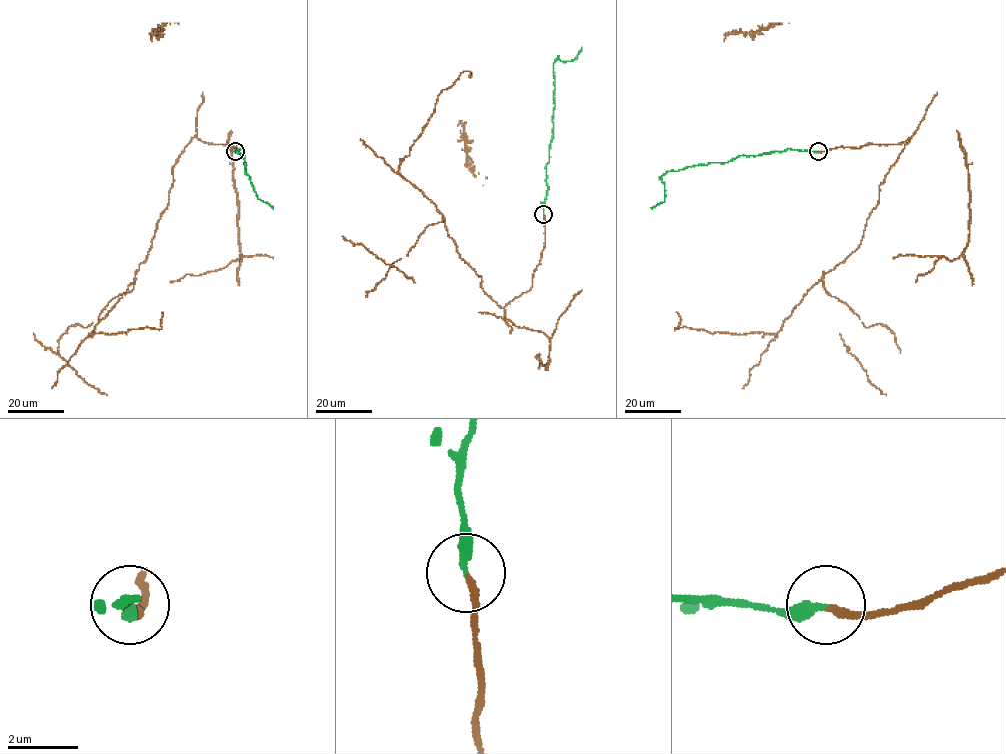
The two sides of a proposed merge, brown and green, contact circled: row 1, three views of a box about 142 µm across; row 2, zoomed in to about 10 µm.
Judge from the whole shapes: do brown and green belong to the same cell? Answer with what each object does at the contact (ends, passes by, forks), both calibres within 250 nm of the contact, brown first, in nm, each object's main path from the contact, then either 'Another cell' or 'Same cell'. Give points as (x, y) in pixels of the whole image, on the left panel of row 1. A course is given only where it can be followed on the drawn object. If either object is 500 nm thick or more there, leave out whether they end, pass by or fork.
At the ring brown ends. At the ring green ends. Thickness 190 nm (brown) against 320 nm. Course of brown: (235, 151), (228, 143), (192, 137), (172, 167), (169, 204), (147, 259), (89, 333), (160, 329), (162, 311). Course of green: (235, 151), (239, 149), (237, 153), (243, 155), (244, 170), (257, 197), (273, 208). Same cell

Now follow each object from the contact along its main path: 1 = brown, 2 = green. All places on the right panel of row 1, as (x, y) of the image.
1: (818, 151), (911, 137), (879, 186), (861, 243), (809, 290), (776, 333), (674, 329), (676, 311)
2: (818, 151), (787, 149), (742, 155), (725, 163), (668, 170), (661, 177), (664, 201), (651, 208)

